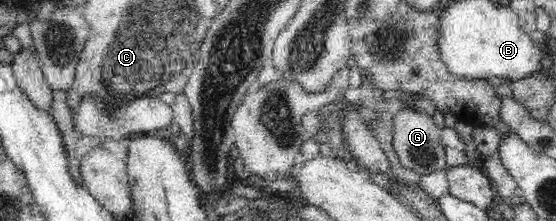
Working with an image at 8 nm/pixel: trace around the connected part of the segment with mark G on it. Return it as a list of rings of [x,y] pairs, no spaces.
[[[413,105],[401,106],[393,114],[393,133],[393,149],[403,167],[412,169],[419,175],[447,169],[446,152],[440,141],[440,128],[435,125],[431,116],[416,110]]]

